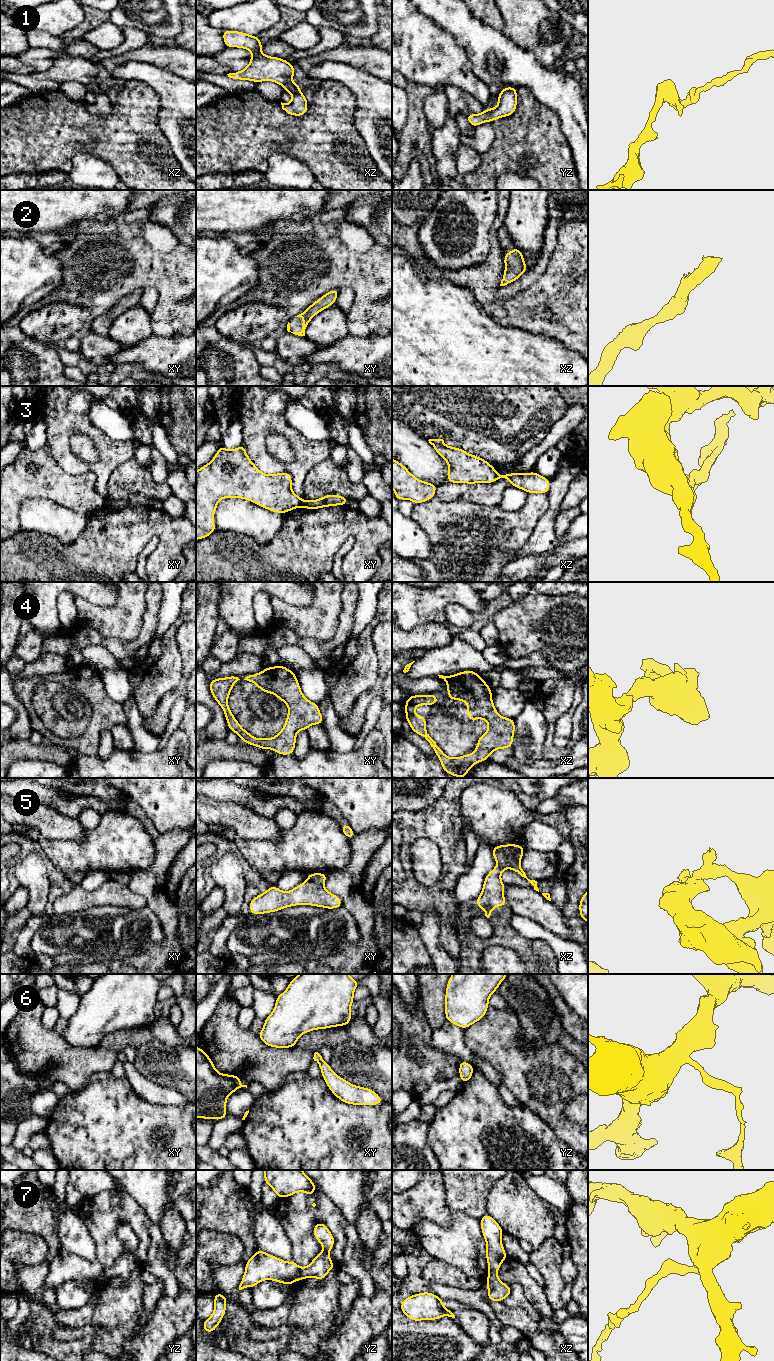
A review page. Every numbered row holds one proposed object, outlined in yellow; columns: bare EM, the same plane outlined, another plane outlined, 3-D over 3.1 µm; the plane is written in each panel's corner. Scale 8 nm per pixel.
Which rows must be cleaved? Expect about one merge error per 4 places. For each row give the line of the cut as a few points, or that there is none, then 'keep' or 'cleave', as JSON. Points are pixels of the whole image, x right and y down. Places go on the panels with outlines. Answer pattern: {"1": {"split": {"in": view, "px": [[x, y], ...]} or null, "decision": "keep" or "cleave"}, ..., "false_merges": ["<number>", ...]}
{"1": {"split": null, "decision": "keep"}, "2": {"split": null, "decision": "keep"}, "3": {"split": {"in": "xy", "px": [[302, 500], [300, 506]]}, "decision": "cleave"}, "4": {"split": null, "decision": "keep"}, "5": {"split": {"in": "xy", "px": [[306, 881], [312, 884], [323, 885]]}, "decision": "cleave"}, "6": {"split": null, "decision": "keep"}, "7": {"split": null, "decision": "keep"}, "false_merges": ["3", "5"]}

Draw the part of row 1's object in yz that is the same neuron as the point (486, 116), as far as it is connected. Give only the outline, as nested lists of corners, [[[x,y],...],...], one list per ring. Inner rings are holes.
[[[504,87],[497,99],[498,105],[495,108],[485,109],[480,114],[466,114],[466,118],[472,127],[475,128],[482,123],[511,116],[517,108],[517,88]]]

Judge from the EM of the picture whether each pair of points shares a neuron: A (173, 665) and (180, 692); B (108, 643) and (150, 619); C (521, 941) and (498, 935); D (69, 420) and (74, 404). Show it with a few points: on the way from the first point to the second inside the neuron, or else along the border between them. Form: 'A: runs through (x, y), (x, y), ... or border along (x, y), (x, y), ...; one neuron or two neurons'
A: border along (179, 684), (169, 690), (160, 700); two neurons
B: runs through (121, 646), (133, 646), (147, 632); one neuron
C: runs through (515, 941), (504, 935); one neuron
D: border along (68, 398), (67, 408), (70, 411), (88, 410); two neurons

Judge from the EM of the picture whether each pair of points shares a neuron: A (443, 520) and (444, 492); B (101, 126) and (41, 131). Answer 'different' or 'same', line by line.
A: different
B: same

